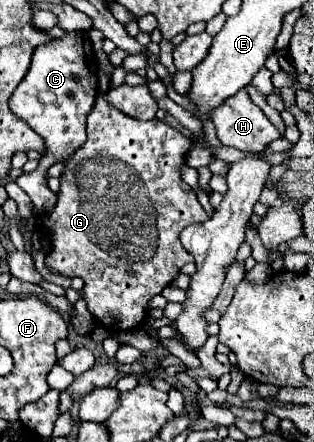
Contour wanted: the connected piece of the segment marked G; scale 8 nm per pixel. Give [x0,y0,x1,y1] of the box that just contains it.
[39,95,209,331]

